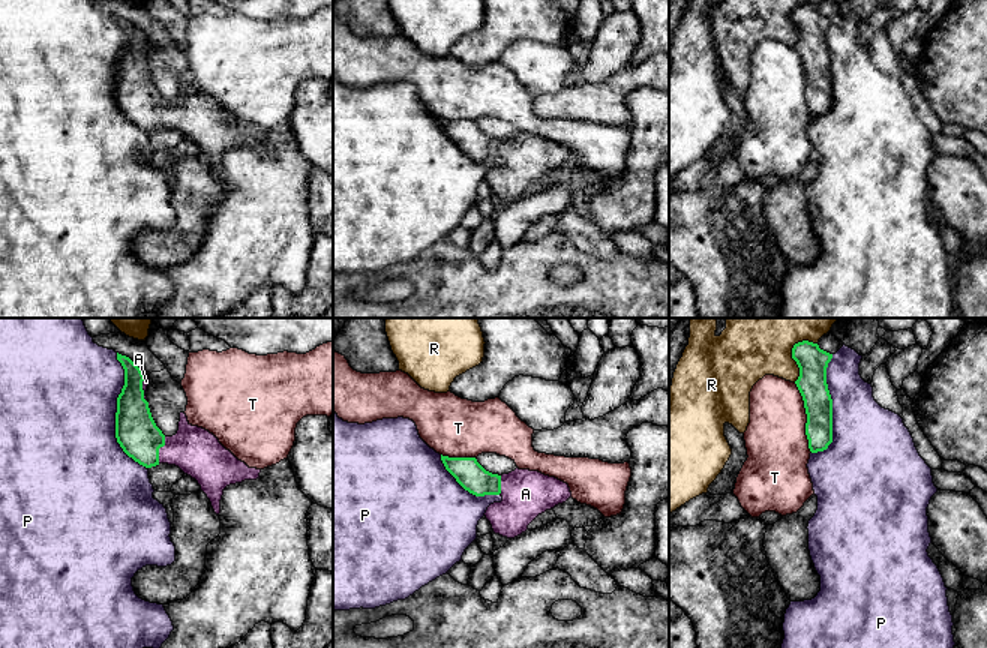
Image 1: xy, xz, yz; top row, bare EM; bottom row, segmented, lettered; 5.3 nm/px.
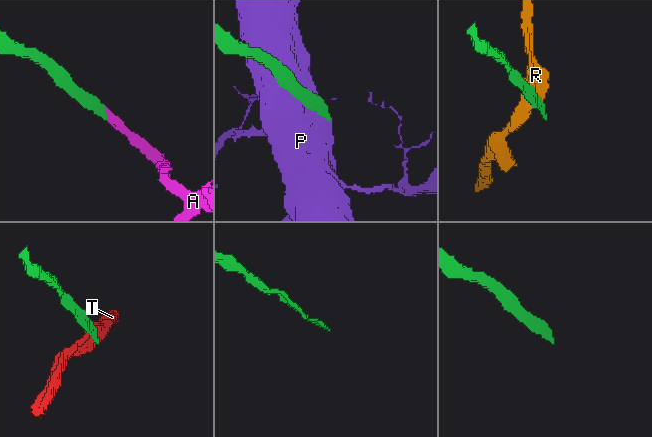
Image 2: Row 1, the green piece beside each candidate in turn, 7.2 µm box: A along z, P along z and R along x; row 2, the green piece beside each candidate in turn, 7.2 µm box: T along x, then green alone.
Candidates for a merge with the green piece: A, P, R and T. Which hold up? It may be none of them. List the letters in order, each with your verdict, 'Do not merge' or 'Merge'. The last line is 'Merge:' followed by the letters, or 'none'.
A: Merge
P: Do not merge
R: Do not merge
T: Do not merge
Merge: A

